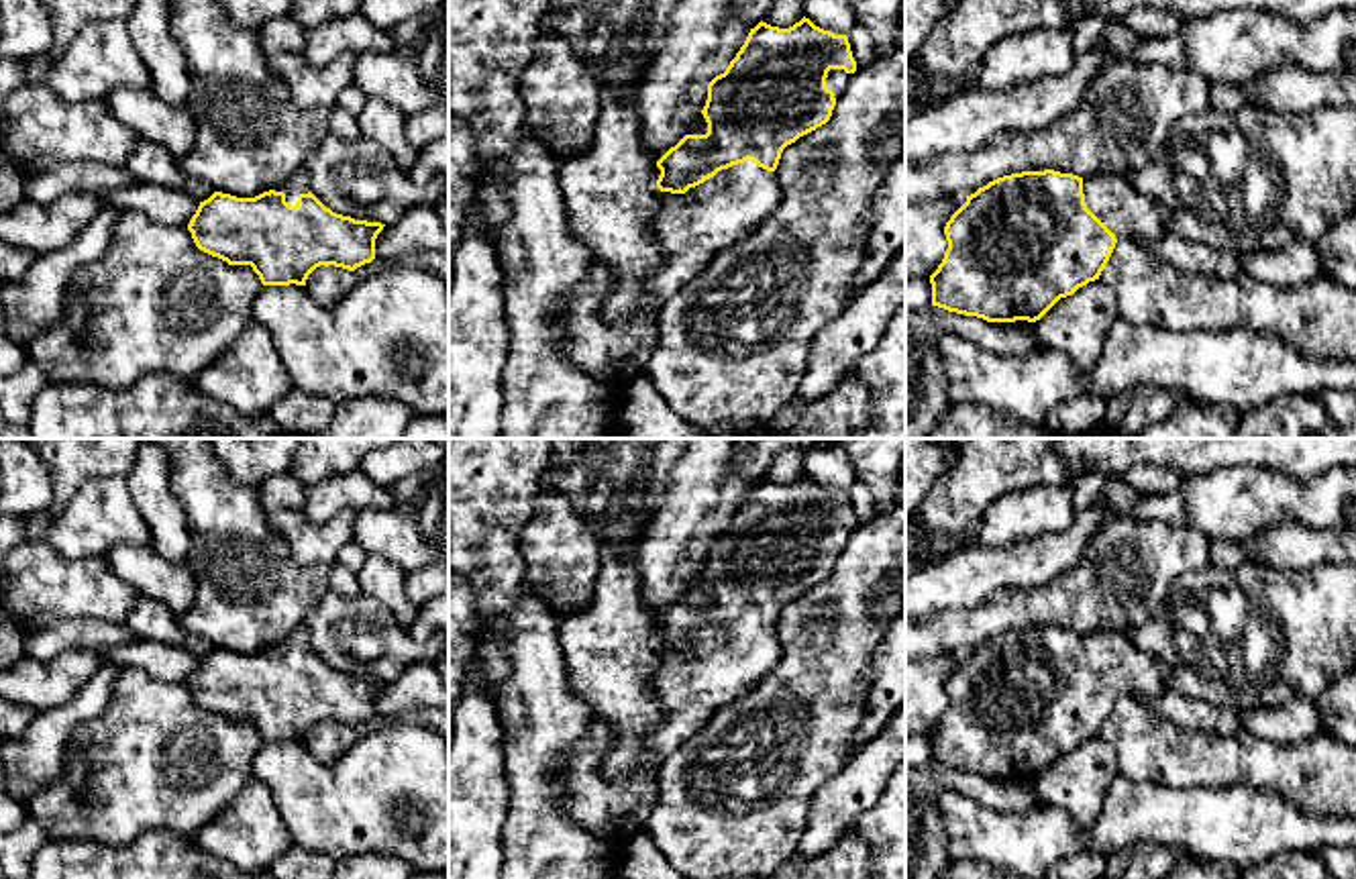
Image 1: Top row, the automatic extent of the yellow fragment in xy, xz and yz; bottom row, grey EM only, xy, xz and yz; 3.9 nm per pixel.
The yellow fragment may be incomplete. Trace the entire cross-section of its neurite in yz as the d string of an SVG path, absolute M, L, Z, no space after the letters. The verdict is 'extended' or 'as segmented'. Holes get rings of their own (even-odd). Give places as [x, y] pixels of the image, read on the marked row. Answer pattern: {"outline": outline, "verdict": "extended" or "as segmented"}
{"outline": "M1044 169L1003 175L967 196L946 222L948 249L930 275L932 306L987 322L1036 322L1060 298L1099 279L1117 241L1148 243L1166 232L1168 210L1122 173L1079 177Z", "verdict": "extended"}

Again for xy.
{"outline": "M300 167L255 198L214 192L200 202L188 230L200 251L228 265L251 265L263 286L306 286L320 265L355 271L371 263L383 226L326 208Z", "verdict": "extended"}

